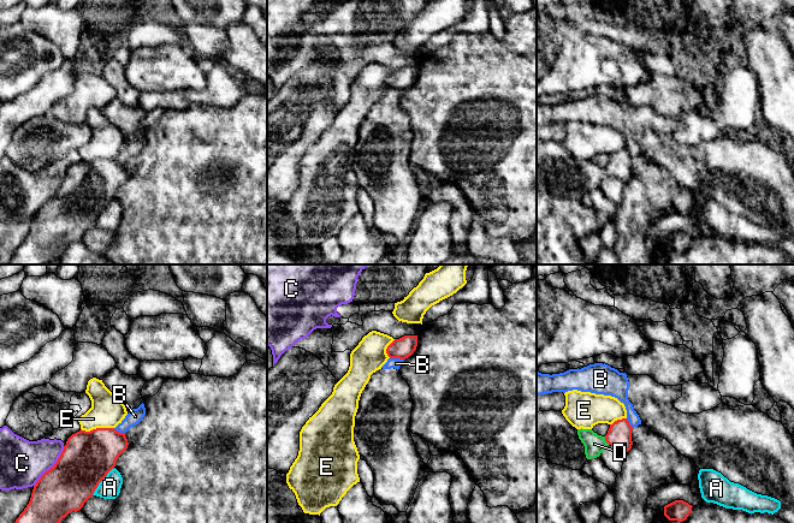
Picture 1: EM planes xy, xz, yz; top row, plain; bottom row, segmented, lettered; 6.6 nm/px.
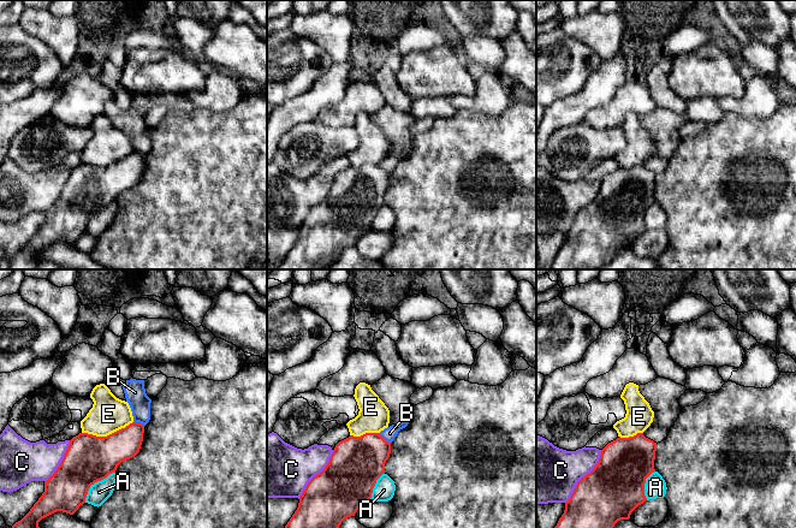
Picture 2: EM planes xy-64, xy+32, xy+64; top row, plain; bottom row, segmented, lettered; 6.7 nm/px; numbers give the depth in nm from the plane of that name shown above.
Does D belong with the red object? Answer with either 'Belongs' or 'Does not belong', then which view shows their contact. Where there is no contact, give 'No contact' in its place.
Belongs. Touches red in yz

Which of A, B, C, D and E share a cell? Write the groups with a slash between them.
A / B / C / D / E

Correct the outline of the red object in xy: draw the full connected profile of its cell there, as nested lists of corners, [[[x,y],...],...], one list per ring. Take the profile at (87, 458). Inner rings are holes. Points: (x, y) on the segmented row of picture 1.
[[[114,428],[79,430],[72,434],[53,468],[34,486],[31,498],[14,523],[60,523],[72,511],[79,511],[99,483],[114,469],[118,457],[128,448],[125,433]]]

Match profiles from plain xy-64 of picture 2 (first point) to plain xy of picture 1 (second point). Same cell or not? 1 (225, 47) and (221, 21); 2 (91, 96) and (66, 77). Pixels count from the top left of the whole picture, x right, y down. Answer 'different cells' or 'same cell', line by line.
1: different cells
2: different cells

